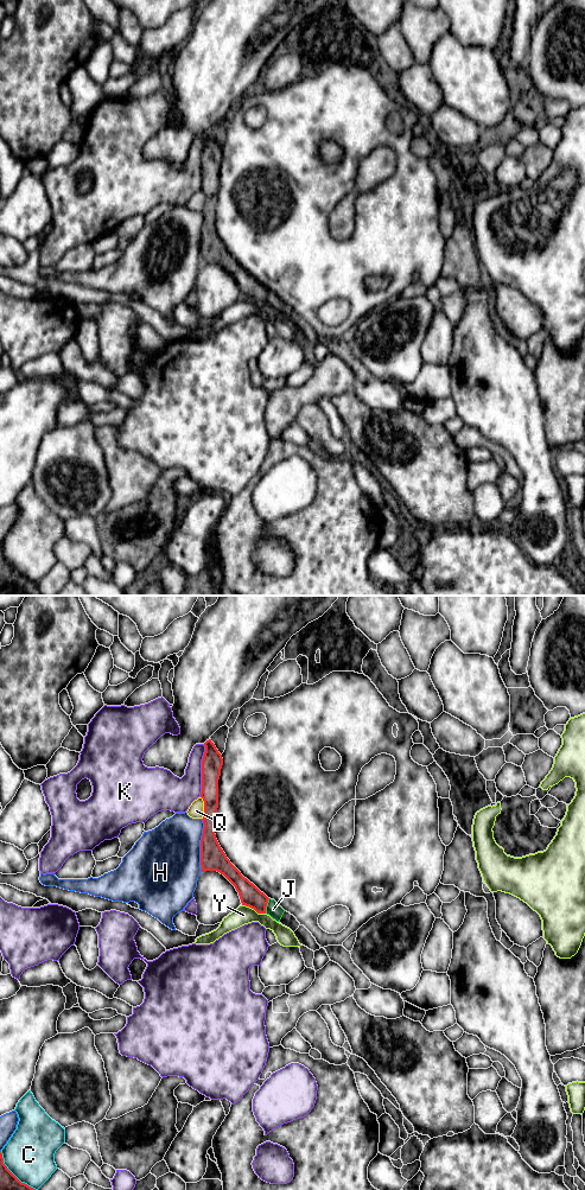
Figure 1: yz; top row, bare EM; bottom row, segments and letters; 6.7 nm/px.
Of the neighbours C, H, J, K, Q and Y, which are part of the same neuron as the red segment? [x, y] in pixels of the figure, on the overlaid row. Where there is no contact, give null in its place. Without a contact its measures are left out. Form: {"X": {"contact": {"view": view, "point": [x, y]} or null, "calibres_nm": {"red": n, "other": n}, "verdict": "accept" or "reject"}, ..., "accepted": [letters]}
{"C": {"contact": {"view": "yz", "point": [12, 1173]}, "calibres_nm": {"red": 110, "other": 340}, "verdict": "reject"}, "H": {"contact": {"view": "yz", "point": [201, 845]}, "calibres_nm": {"red": 170, "other": 440}, "verdict": "reject"}, "J": {"contact": {"view": "yz", "point": [266, 905]}, "calibres_nm": {"red": 150, "other": 100}, "verdict": "accept"}, "K": {"contact": {"view": "yz", "point": [202, 770]}, "calibres_nm": {"red": 140, "other": 240}, "verdict": "reject"}, "Q": {"contact": {"view": "yz", "point": [204, 808]}, "calibres_nm": {"red": 130, "other": 110}, "verdict": "reject"}, "Y": {"contact": {"view": "yz", "point": [254, 909]}, "calibres_nm": {"red": 150, "other": 130}, "verdict": "reject"}, "accepted": ["J"]}

